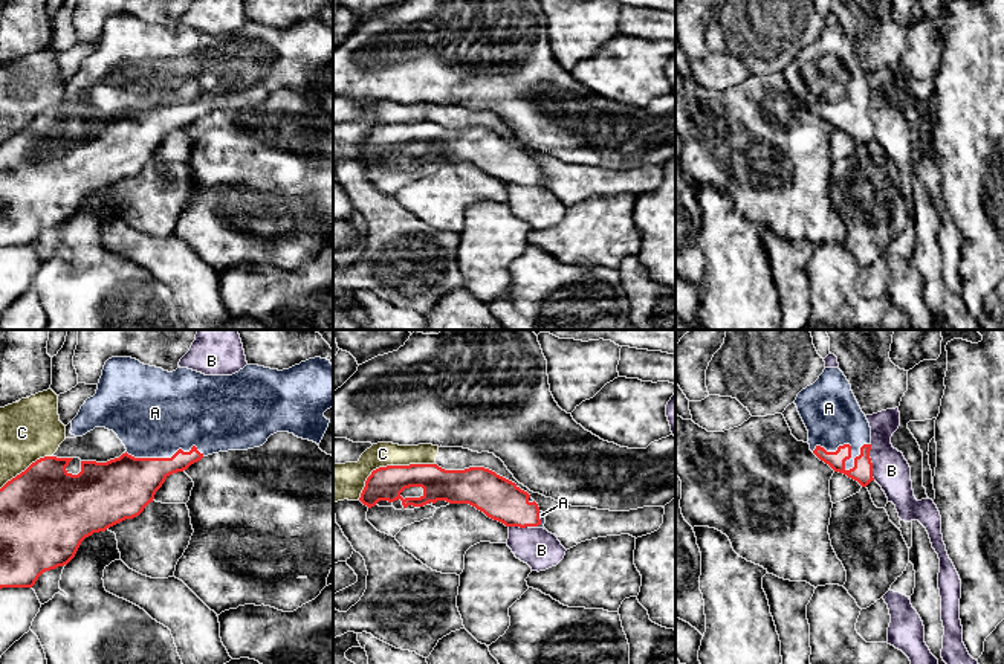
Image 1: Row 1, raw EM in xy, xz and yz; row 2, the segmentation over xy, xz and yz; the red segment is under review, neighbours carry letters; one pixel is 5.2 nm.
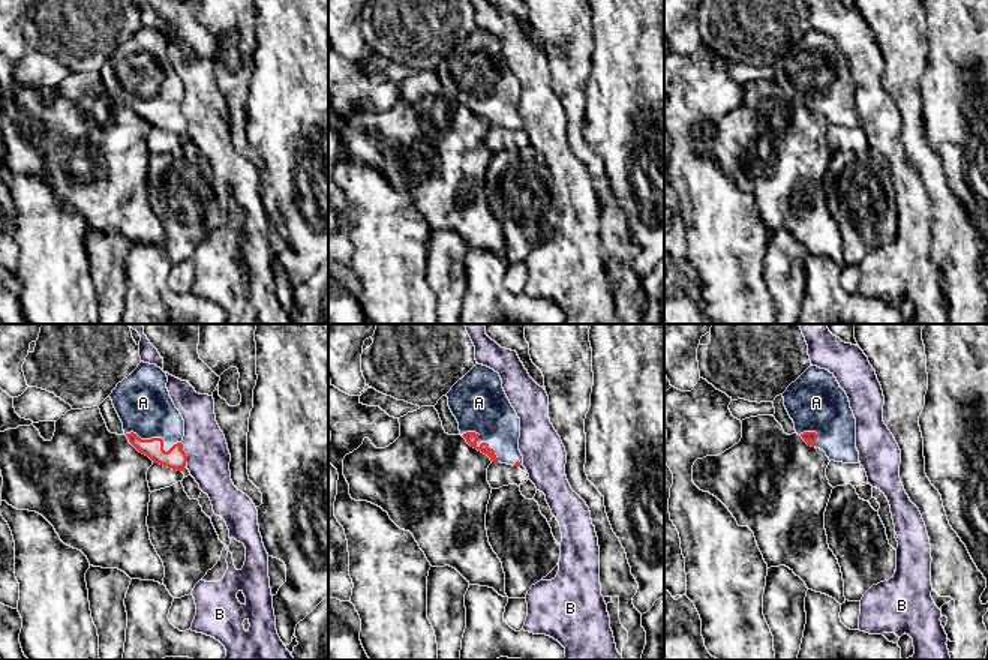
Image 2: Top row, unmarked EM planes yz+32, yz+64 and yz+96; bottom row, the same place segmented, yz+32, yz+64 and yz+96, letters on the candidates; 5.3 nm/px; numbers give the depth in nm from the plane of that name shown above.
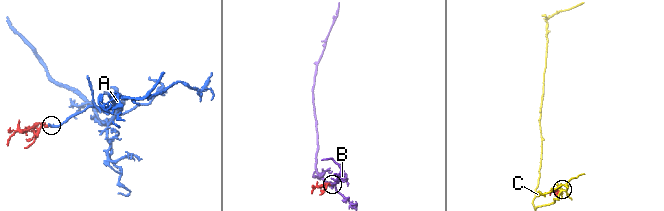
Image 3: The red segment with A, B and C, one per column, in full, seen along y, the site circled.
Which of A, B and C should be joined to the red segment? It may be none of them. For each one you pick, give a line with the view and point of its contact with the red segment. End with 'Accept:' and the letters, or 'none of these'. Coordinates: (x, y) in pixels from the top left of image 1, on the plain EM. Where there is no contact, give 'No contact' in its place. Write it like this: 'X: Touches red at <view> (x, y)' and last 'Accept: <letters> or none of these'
A: Touches red at yz (847, 103)
Accept: A

